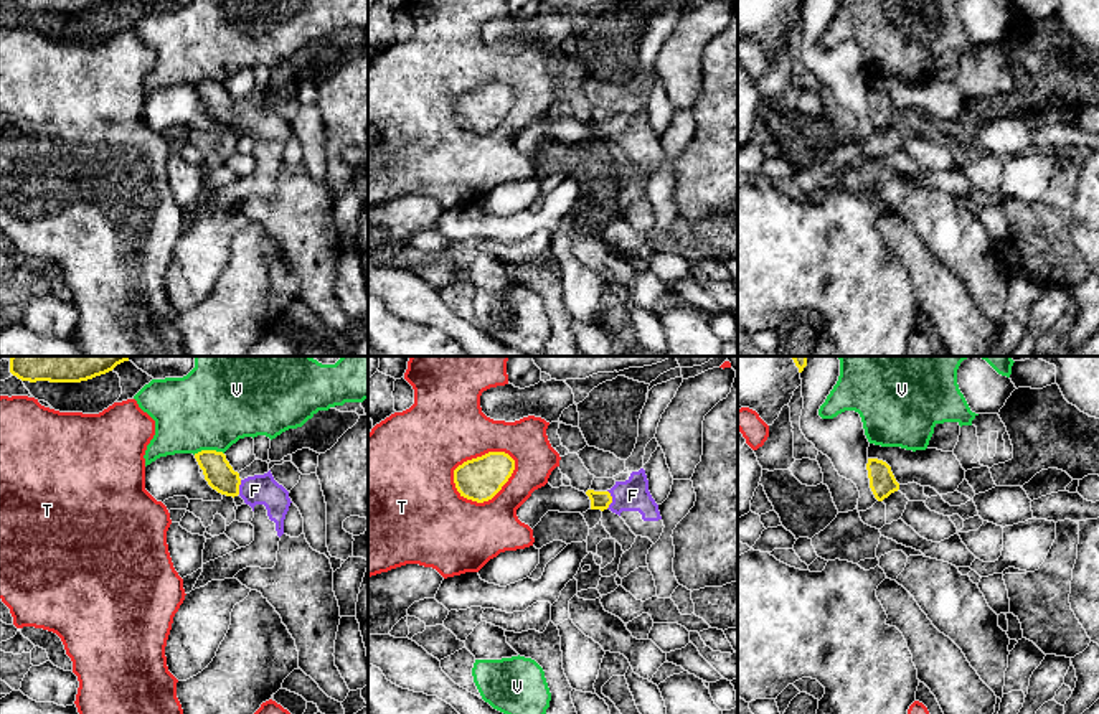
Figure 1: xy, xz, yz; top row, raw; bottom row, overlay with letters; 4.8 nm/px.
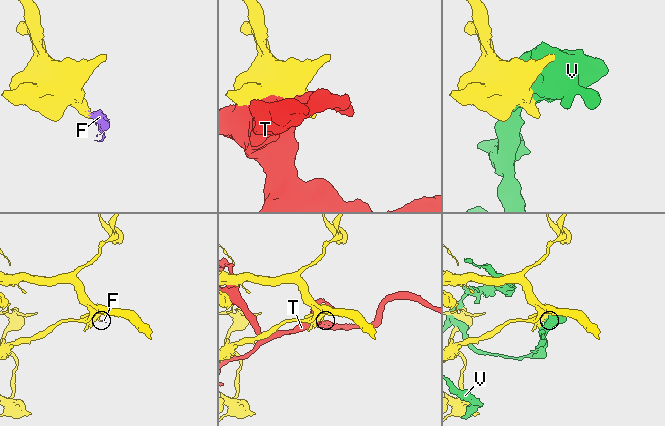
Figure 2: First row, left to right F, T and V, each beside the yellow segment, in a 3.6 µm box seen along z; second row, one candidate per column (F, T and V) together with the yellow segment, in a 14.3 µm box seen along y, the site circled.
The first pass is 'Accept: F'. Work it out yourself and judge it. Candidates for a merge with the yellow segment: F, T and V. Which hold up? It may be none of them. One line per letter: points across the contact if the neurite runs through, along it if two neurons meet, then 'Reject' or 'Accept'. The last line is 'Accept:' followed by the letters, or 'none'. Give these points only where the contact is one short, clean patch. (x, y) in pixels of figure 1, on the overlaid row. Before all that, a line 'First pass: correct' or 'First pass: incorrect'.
First pass: correct
F: Path across: xz (599, 500), (611, 500), (632, 495). Accept
T: Reject
V: Reject
Accept: F

